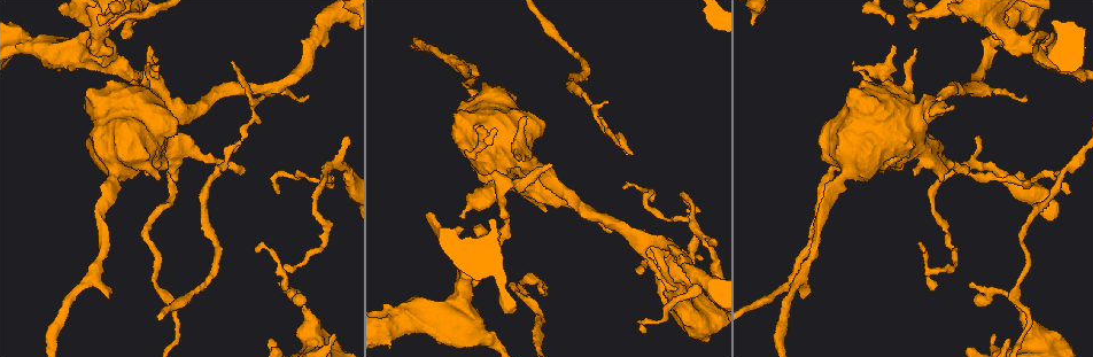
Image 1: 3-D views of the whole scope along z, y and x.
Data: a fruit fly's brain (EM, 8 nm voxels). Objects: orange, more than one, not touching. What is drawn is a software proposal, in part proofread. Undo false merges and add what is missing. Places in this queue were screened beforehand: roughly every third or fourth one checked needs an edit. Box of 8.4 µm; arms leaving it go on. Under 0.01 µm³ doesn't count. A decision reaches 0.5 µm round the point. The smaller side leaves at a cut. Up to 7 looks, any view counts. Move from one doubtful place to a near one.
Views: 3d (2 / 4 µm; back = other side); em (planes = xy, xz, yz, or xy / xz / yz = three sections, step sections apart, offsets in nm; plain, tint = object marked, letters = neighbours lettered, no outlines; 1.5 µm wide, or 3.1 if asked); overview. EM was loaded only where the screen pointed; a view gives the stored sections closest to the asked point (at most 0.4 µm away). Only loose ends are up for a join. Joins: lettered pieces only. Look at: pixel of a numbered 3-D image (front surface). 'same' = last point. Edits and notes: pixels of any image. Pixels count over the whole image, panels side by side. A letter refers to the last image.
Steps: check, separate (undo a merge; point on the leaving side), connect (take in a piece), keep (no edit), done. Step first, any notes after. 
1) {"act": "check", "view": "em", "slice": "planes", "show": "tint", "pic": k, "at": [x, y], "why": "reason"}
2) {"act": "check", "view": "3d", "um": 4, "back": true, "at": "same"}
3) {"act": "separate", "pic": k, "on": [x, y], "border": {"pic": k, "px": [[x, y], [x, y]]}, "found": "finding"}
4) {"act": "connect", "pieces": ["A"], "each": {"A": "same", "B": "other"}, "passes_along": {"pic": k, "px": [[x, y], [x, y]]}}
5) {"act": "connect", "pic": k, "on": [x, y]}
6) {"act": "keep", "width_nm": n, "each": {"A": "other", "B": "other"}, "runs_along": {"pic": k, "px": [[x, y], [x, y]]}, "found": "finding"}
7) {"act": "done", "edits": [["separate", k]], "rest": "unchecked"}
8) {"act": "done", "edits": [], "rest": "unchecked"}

{"act": "check", "view": "em", "um": 3.1, "slice": "xz", "step": 16, "show": "letters", "pic": 1, "at": [600, 117], "why": "tapers out"}

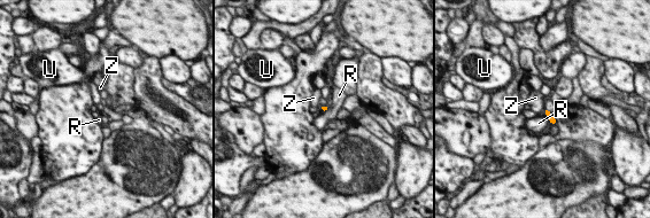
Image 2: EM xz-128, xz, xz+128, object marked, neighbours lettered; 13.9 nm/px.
{"act": "keep", "longest_contact_nm": ["R", 110], "each": {"R": "other", "U": "other", "Z": "other"}, "border": {"pic": 2, "px": [[544, 116], [549, 121]]}, "found": "no lettered piece goes on from it"}

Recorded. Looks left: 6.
{"act": "check", "view": "3d", "um": 2, "pic": 1, "at": [917, 48]}

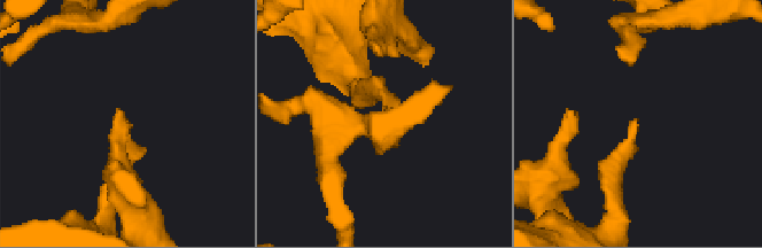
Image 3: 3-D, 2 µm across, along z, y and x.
{"act": "check", "view": "em", "slice": "planes", "show": "letters", "pic": 3, "at": [637, 118]}

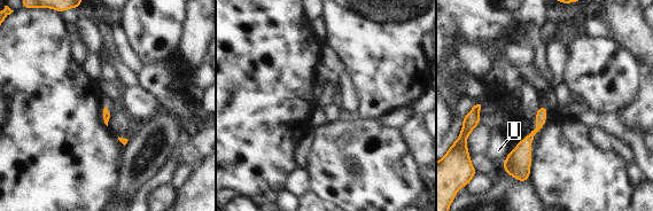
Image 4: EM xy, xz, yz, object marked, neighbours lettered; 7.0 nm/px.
{"act": "keep", "each": {"U": "other"}, "found": "none of them fits"}

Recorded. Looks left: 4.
{"act": "check", "view": "em", "slice": "planes", "show": "letters", "pic": 1, "at": [939, 178], "why": "thick end"}

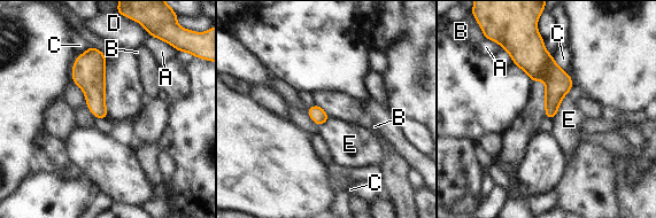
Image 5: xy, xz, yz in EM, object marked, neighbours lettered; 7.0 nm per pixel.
{"act": "keep", "each": {"A": "other", "B": "other", "C": "other", "D": "other", "E": "other"}, "found": "none of them fits"}

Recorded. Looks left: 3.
{"act": "done", "edits": [], "rest": "unchecked"}

